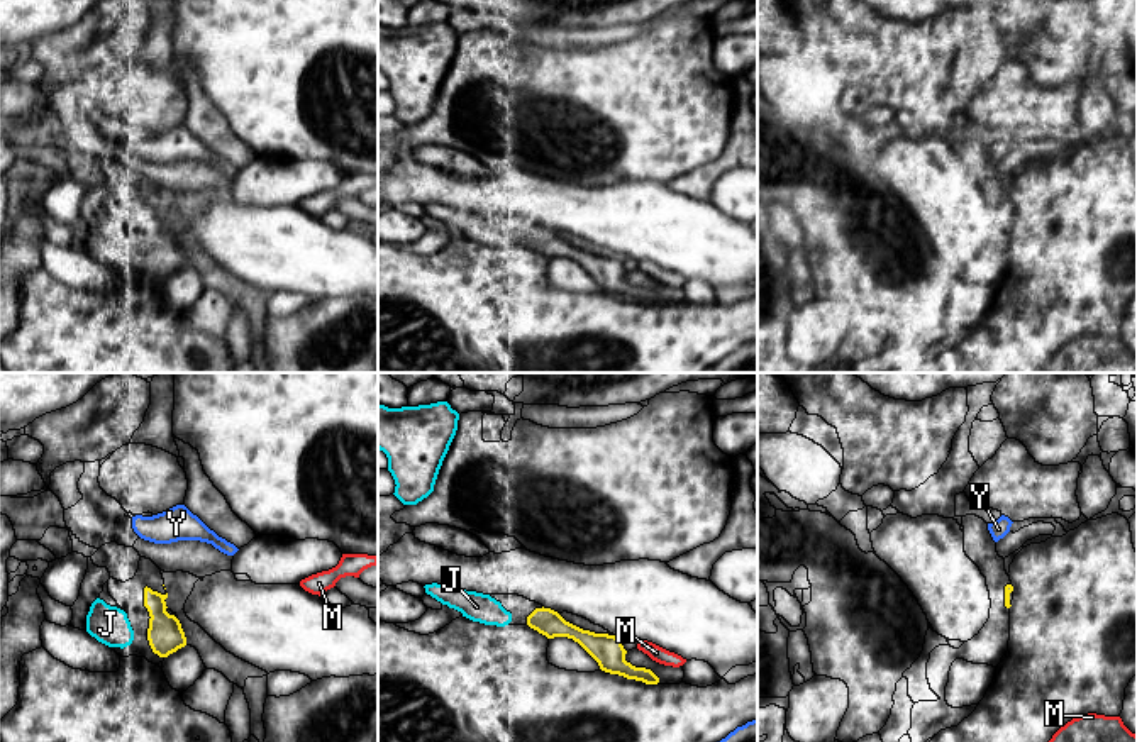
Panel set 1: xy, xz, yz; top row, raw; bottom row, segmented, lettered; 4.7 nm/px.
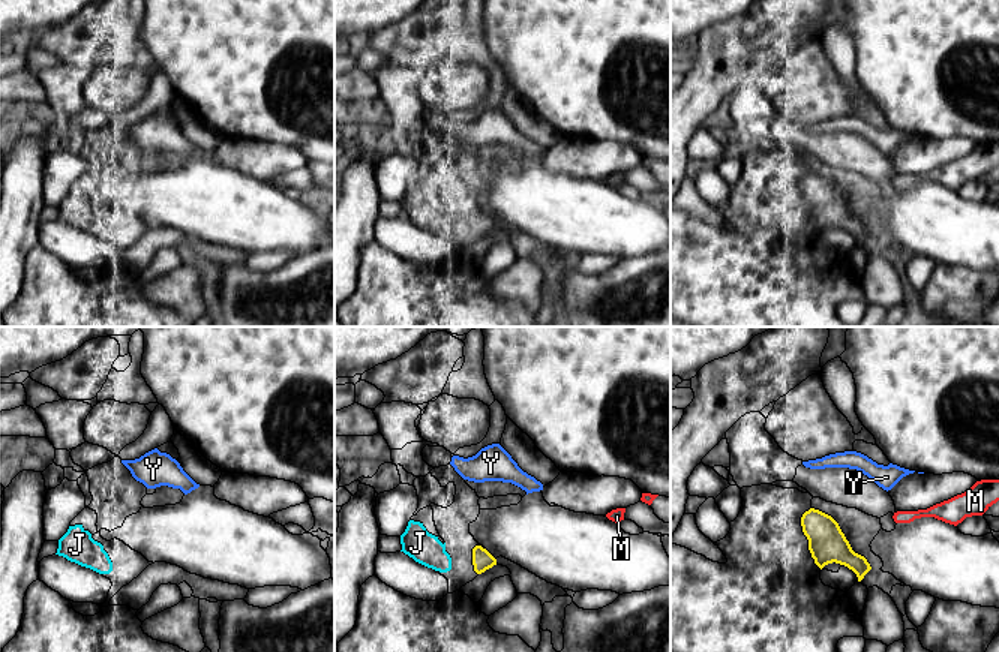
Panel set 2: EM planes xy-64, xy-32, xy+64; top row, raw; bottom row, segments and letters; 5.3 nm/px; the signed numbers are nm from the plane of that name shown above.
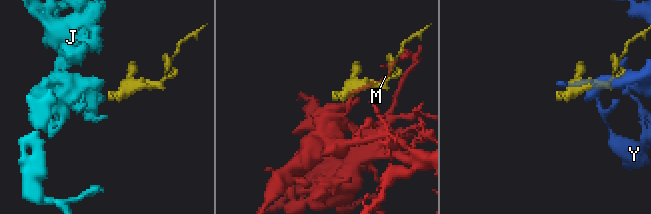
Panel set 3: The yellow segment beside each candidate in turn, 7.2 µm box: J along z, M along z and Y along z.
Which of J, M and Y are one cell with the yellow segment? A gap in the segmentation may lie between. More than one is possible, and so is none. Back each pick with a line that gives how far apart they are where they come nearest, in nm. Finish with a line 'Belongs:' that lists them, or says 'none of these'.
J: gap 70 nm
Belongs: J

